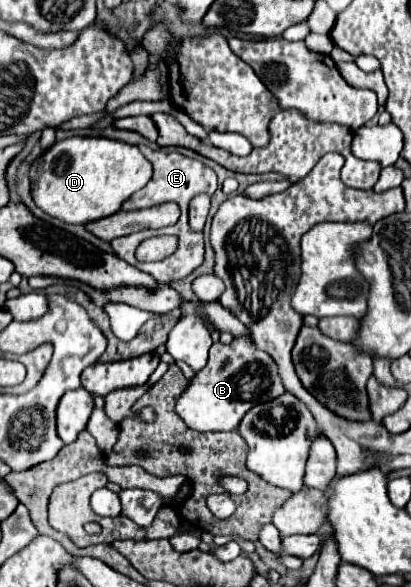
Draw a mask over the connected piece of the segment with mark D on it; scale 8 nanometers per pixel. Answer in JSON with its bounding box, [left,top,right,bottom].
[30,136,152,224]

